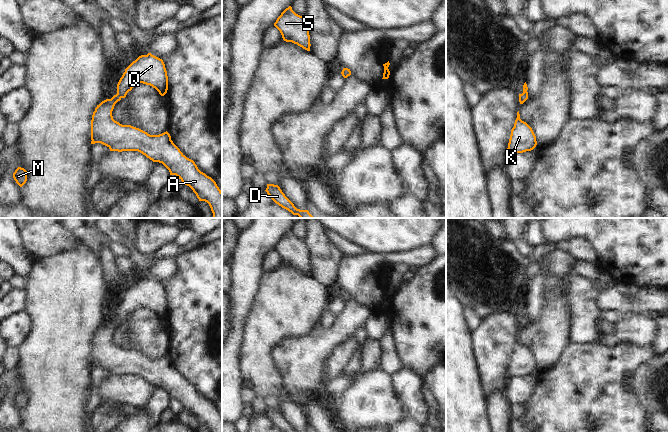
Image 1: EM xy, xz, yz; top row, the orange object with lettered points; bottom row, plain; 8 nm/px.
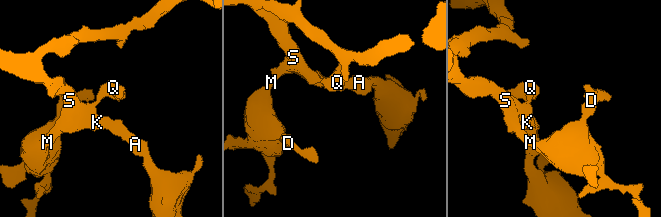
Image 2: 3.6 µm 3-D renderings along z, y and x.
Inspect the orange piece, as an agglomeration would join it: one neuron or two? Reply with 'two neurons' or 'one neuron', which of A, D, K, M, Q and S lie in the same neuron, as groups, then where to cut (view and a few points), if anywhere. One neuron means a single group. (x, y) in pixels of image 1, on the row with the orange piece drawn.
one neuron | A D K M Q S | no cut

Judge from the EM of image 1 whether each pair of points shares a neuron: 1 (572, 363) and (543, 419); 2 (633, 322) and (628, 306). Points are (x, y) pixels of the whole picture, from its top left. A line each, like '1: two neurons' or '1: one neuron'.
1: one neuron
2: two neurons

